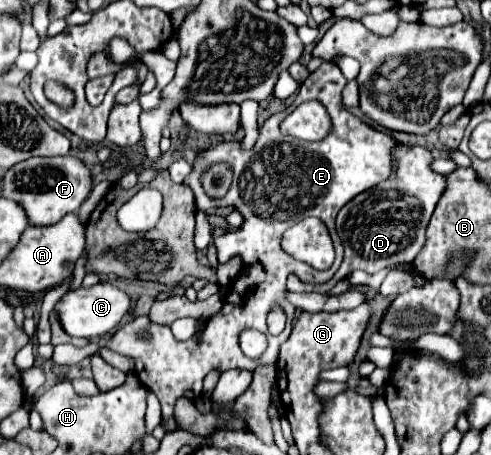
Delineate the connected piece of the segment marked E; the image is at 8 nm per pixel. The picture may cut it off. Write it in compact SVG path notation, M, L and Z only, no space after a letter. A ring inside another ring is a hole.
M323 63L319 69L307 75L303 81L295 101L285 107L283 111L271 115L263 127L259 127L259 139L255 147L249 151L241 151L239 141L211 141L195 159L191 173L185 177L185 185L191 187L195 193L197 209L211 209L211 207L233 207L243 215L243 225L219 237L215 243L217 247L217 261L219 265L227 263L231 257L241 259L241 271L237 279L231 283L223 299L223 309L205 321L205 329L199 337L191 337L187 341L177 341L167 325L151 323L147 315L135 317L133 321L121 325L105 343L107 349L127 355L135 361L135 371L141 383L153 391L163 409L163 429L165 433L173 433L177 429L177 421L173 415L175 401L185 397L189 401L197 401L203 393L203 379L209 371L227 371L227 369L255 369L261 363L275 361L279 353L279 345L289 337L295 320L295 306L285 298L285 281L291 273L299 275L305 283L325 283L329 281L335 271L339 269L344 257L341 238L335 228L337 211L351 201L355 195L363 193L365 189L375 187L379 181L385 181L391 175L391 145L397 141L373 127L365 125L359 117L351 115L343 109L341 91L347 85L347 79L339 71L335 63ZM305 101L319 101L329 117L333 119L333 131L321 141L301 141L301 139L275 139L275 125L279 125L297 105ZM215 159L227 159L233 165L235 177L229 193L225 199L209 199L203 193L199 177L207 165ZM303 217L319 217L329 227L329 233L334 243L335 259L333 267L327 271L311 269L311 265L303 265L297 259L287 257L283 253L279 241L283 231L303 219ZM271 303L279 303L287 313L287 327L281 335L269 335L265 317L269 313ZM141 329L149 329L151 339L143 341L137 333ZM243 329L259 329L267 335L269 347L259 359L249 359L239 349L239 333ZM191 393L191 395L189 395Z

